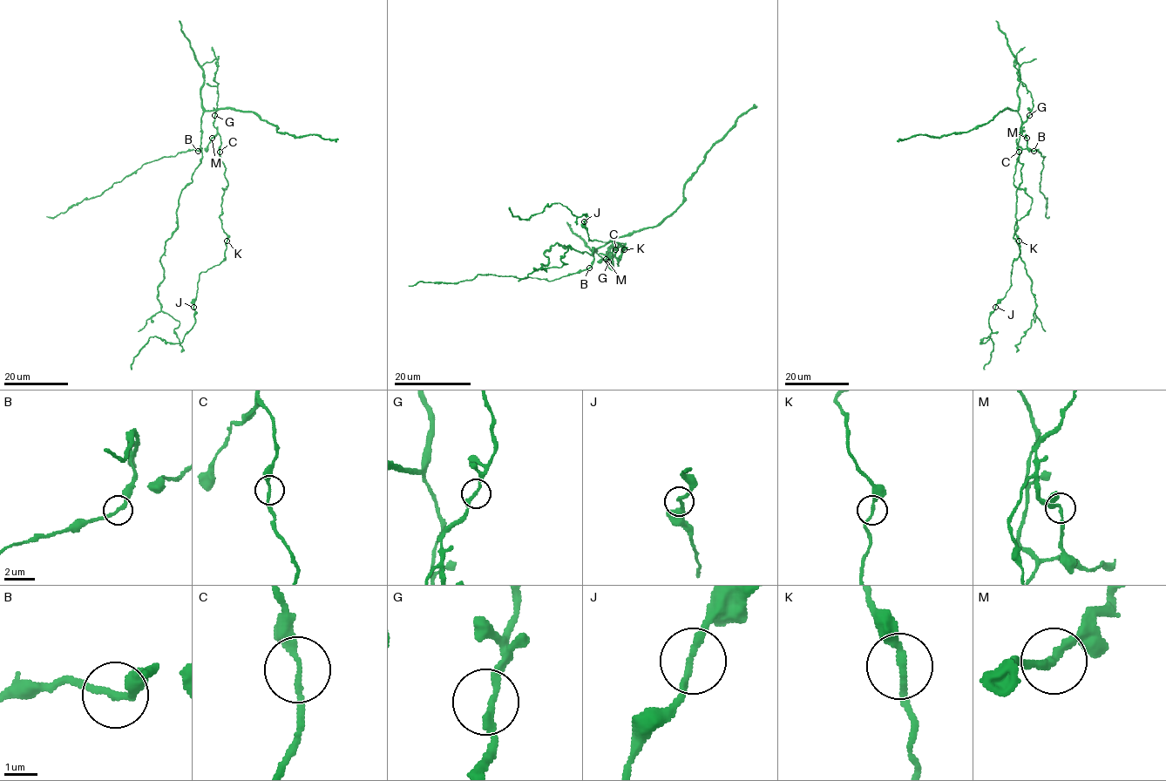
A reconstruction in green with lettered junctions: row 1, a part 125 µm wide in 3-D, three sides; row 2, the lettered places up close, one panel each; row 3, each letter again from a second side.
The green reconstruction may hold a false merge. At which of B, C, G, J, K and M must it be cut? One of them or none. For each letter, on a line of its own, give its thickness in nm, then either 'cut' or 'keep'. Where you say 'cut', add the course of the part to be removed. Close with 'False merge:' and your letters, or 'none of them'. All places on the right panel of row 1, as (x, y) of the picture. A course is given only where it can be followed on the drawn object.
B: 200 nm thick; keep
C: 190 nm thick; keep
G: 200 nm thick; keep
J: 200 nm thick; keep
K: 200 nm thick; keep
M: 190 nm thick; keep
False merge: none of them

